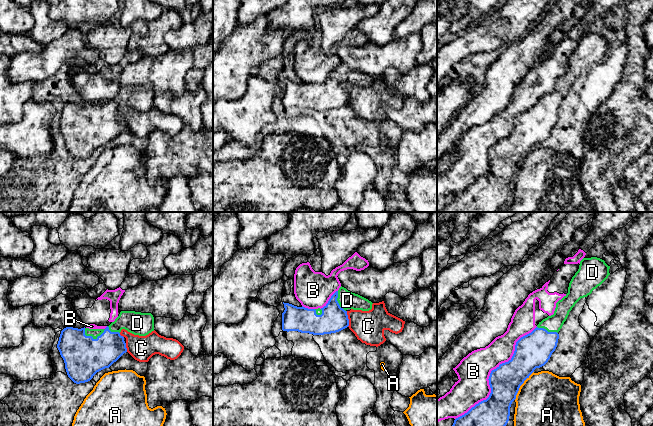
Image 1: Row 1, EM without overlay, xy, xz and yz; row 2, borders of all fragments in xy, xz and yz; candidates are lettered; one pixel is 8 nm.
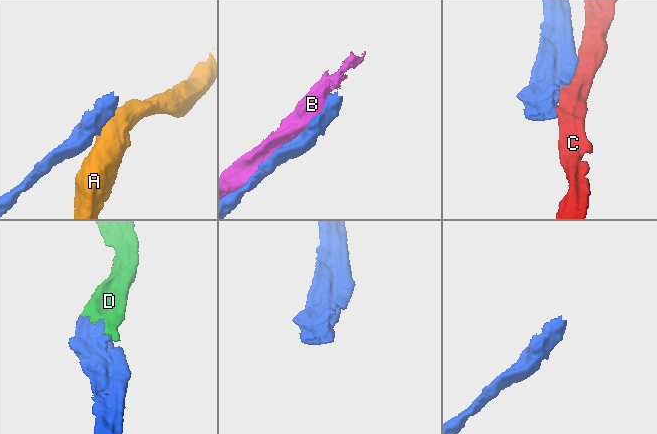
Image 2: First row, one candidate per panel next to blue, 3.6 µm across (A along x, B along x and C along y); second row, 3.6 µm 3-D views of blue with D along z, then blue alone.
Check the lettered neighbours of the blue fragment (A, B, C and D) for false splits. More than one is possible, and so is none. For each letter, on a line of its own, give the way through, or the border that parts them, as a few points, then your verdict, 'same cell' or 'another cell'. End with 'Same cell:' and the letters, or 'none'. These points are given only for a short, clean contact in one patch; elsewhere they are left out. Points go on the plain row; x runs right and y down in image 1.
A: along yz (533, 147), (520, 162), (514, 175) | another cell
B: another cell
C: another cell
D: same cell
Same cell: D

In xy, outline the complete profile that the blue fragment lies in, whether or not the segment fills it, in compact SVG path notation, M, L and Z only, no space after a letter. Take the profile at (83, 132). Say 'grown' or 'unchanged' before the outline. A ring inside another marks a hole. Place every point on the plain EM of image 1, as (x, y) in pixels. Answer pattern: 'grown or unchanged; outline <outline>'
grown; outline M121 87L115 97L105 105L64 104L57 124L64 136L68 153L76 160L85 159L90 157L97 148L109 144L116 138L127 128L124 113L120 111L122 105L134 111L146 112L154 107L154 93L151 89Z

